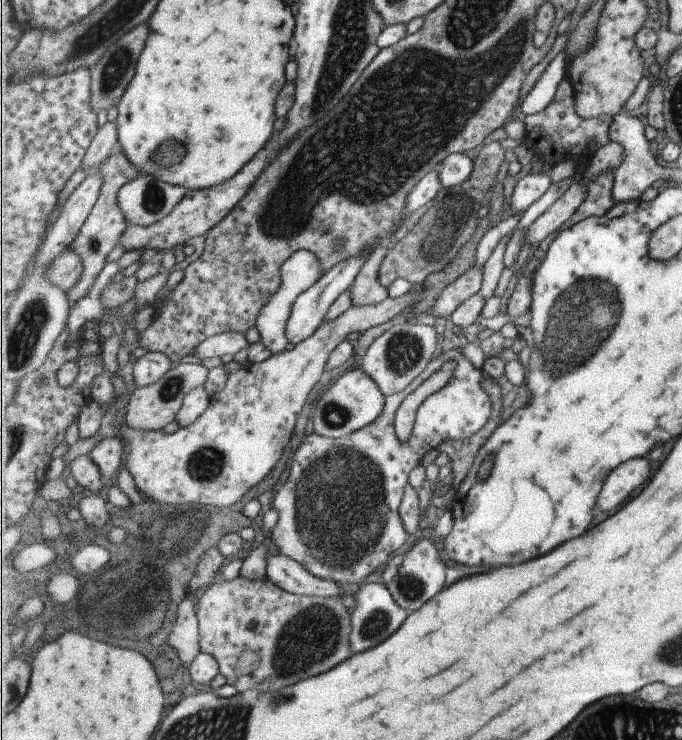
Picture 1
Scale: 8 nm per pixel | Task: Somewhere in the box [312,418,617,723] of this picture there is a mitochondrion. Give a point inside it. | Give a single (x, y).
(375, 623)

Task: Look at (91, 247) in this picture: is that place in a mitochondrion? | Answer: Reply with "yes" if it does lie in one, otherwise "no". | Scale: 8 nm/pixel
yes

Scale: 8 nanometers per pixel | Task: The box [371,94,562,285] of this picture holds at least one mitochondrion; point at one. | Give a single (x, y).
(438, 240)

